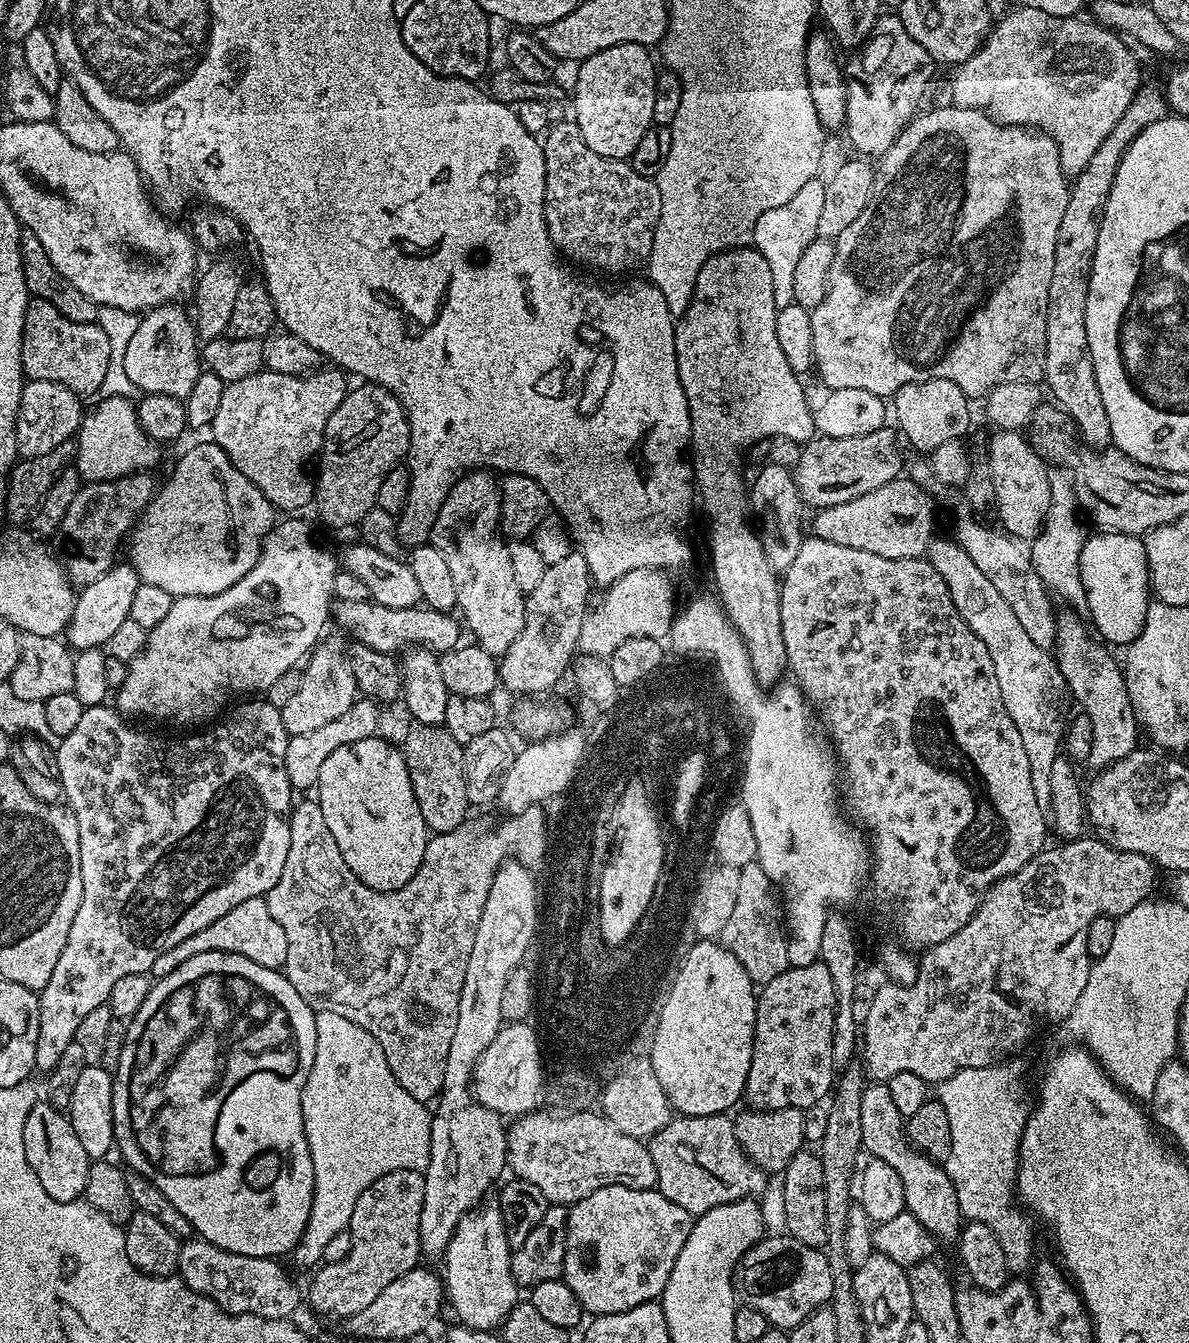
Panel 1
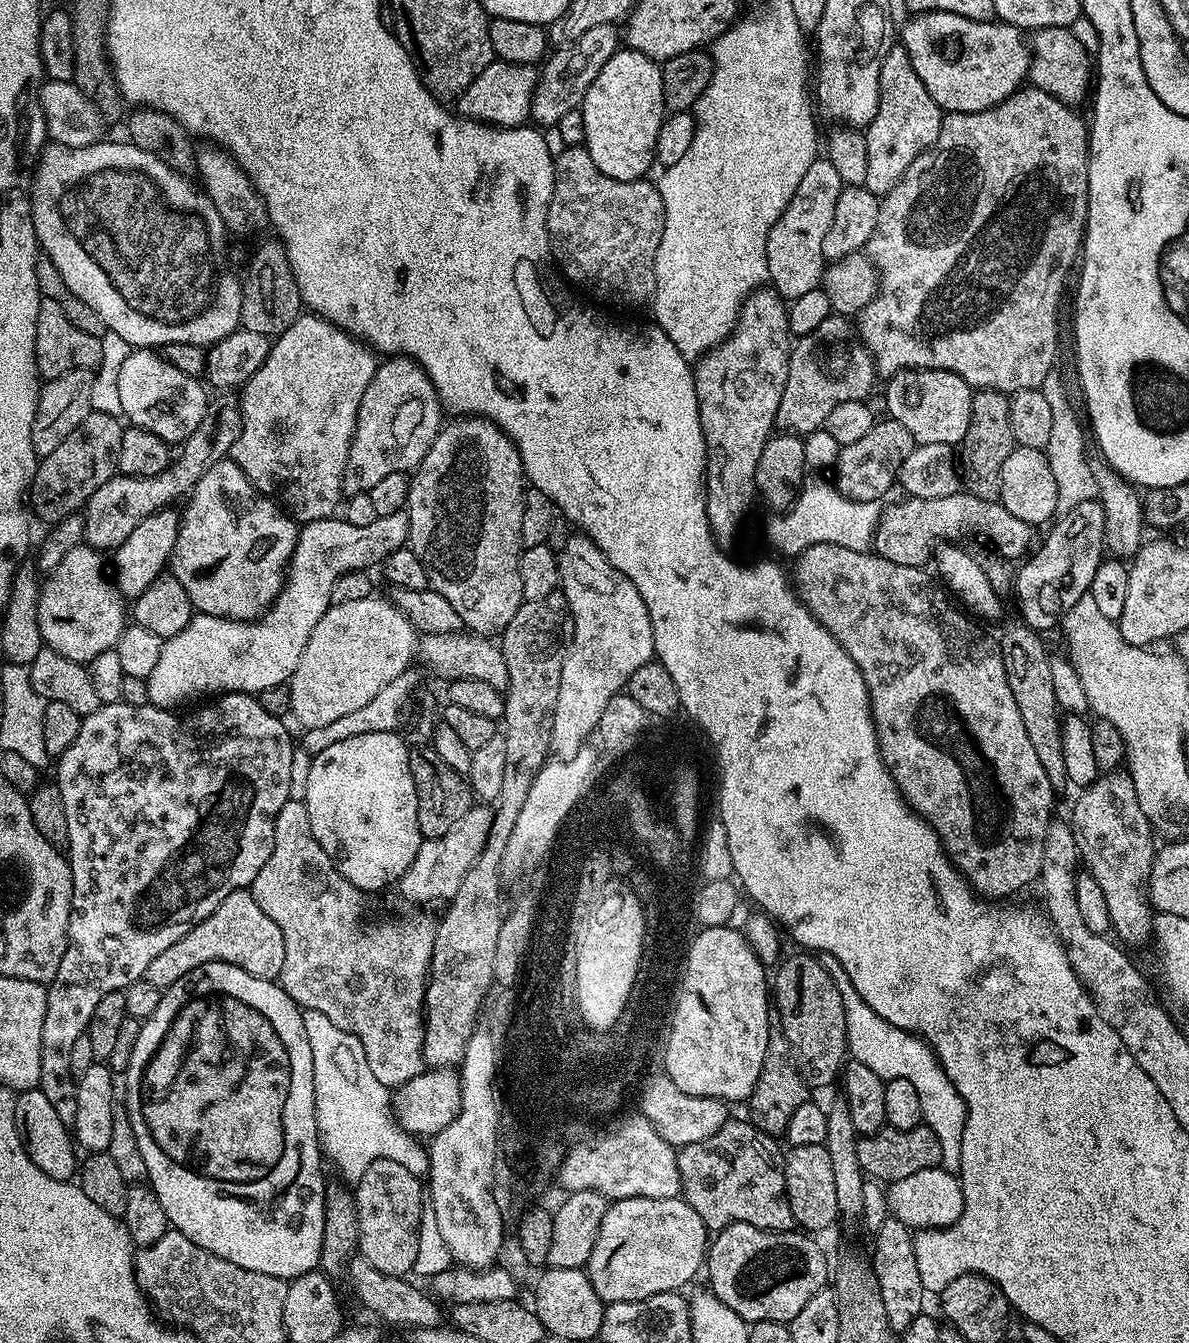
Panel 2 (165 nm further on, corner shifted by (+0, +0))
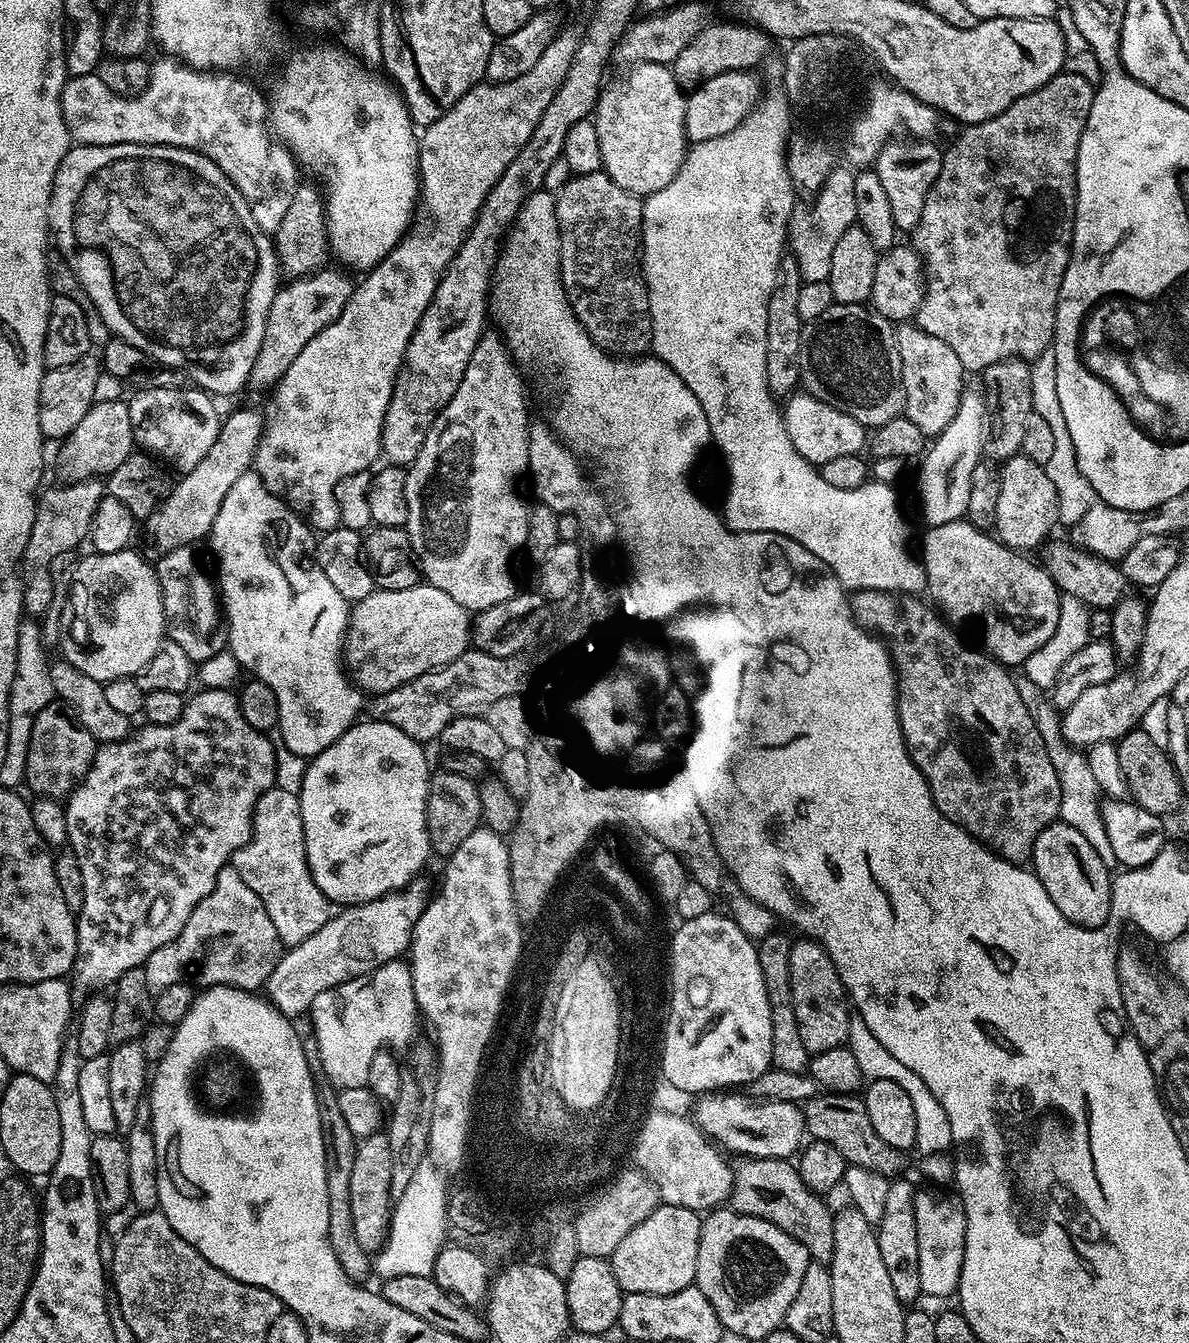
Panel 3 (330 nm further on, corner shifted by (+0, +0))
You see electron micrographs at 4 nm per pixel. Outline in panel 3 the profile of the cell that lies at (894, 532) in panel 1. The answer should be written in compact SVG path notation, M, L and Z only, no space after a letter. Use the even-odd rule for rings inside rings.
M1049 538L1038 548L1038 564L1055 580L1065 597L1080 601L1092 610L1111 610L1125 595L1126 577L1113 561L1103 560L1101 556L1081 548L1071 539L1055 540Z

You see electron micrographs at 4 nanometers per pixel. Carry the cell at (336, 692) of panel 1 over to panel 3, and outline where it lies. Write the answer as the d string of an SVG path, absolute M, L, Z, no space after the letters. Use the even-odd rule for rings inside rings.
M427 582L410 586L410 590L374 590L366 598L355 601L350 608L342 644L344 648L348 647L348 656L353 666L360 668L359 687L371 694L389 692L461 656L470 644L470 632L466 620L464 624L464 616L465 608L458 606L450 594Z

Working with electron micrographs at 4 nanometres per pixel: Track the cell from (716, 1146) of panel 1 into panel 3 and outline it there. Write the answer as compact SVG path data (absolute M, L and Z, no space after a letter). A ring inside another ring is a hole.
M745 1156L732 1171L730 1207L744 1216L762 1218L778 1230L790 1234L802 1246L806 1246L809 1257L815 1263L831 1265L834 1254L833 1209L823 1204L821 1197L809 1191L802 1182L799 1167L791 1159L767 1160L757 1156Z

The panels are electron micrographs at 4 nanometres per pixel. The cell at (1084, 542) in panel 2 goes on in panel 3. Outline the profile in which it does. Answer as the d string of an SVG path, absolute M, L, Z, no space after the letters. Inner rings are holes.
M966 518L962 520L954 520L952 522L940 523L931 525L926 531L928 531L922 542L922 554L920 553L920 561L924 567L924 572L927 574L926 588L928 594L940 603L941 608L944 610L943 615L956 626L960 624L966 626L968 624L978 628L980 636L982 638L981 645L983 649L988 652L993 659L997 659L1001 664L1005 666L1023 665L1028 660L1030 654L1036 653L1054 634L1054 630L1057 629L1058 620L1061 616L1060 605L1062 603L1062 593L1058 588L1055 580L1049 575L1044 568L1039 566L1035 561L1030 562L1023 553L1016 551L1013 548L1008 548L1004 544L1001 544L995 537L992 537L989 533L979 530L973 526Z

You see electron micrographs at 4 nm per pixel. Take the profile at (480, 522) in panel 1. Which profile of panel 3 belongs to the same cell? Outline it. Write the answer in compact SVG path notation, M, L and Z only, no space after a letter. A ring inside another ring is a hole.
M483 337L477 344L466 370L462 374L462 382L458 382L458 390L454 390L454 398L450 398L448 405L436 415L436 421L426 434L426 442L422 450L418 450L418 458L407 465L406 468L406 510L408 517L403 529L408 533L412 555L416 557L417 565L422 573L423 579L432 584L438 590L450 594L458 606L462 606L469 613L475 614L486 610L490 606L498 606L498 602L506 602L511 596L517 595L516 580L512 577L512 559L516 551L521 551L526 542L528 533L528 509L529 505L524 504L520 492L516 489L516 479L528 472L528 410L524 406L524 396L520 392L520 380L516 377L513 363L508 359L507 351L503 343L496 337Z

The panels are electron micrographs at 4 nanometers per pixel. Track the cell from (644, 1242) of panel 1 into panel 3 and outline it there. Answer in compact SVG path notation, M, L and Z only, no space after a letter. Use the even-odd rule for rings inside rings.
M660 1204L622 1242L610 1257L612 1273L621 1293L674 1294L683 1288L693 1287L698 1262L698 1238L700 1237L701 1213Z

